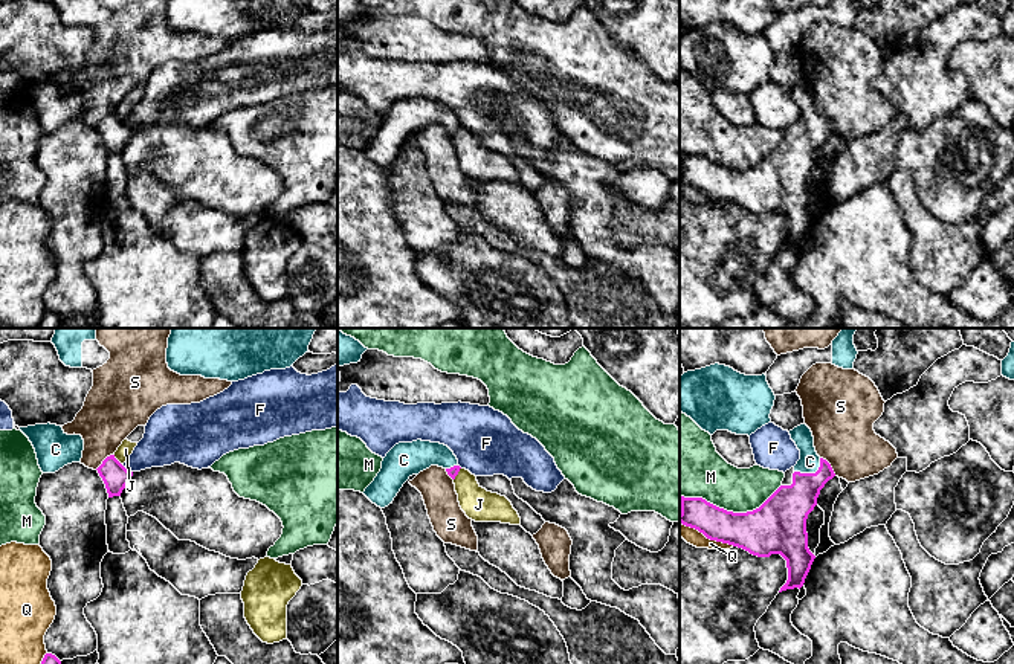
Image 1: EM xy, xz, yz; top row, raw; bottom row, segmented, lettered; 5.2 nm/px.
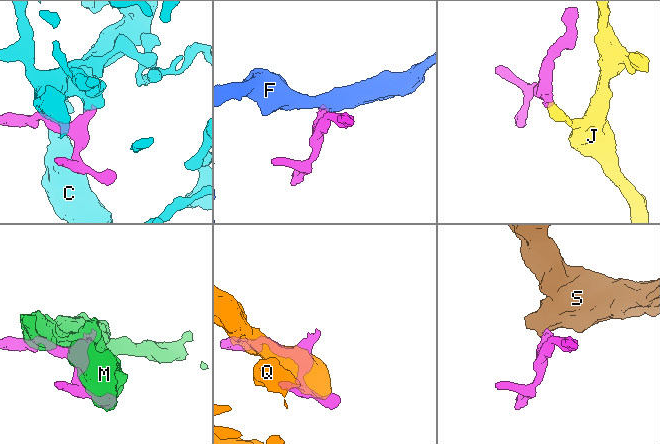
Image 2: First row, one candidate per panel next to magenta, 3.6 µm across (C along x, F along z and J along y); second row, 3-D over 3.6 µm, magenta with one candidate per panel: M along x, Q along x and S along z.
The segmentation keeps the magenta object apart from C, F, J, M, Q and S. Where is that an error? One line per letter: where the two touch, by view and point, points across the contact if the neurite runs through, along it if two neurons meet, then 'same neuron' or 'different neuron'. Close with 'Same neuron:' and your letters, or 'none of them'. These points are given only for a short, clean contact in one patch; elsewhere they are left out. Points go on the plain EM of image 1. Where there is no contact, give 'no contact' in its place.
C: meets magenta in yz at (811, 132); runs through yz (785, 170), (802, 153), (811, 132), (810, 119); same neuron
F: meets magenta in xy at (125, 127); border along xy (121, 122), (132, 130); different neuron
J: meets magenta in xy at (116, 118); border along xy (113, 113), (121, 122); different neuron
M: meets magenta in yz at (730, 170); different neuron
Q: meets magenta in yz at (707, 196); different neuron
S: meets magenta in yz at (829, 124); border along yz (820, 115), (836, 133); different neuron
Same neuron: C

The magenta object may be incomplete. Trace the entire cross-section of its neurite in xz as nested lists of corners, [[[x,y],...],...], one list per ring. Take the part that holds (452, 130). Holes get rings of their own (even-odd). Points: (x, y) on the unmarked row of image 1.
[[[412,99],[396,102],[383,116],[382,127],[363,153],[377,165],[392,162],[403,142],[431,124],[443,125],[455,137],[460,130],[454,110],[440,101]]]

